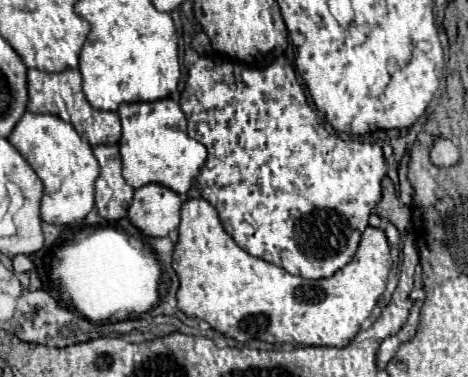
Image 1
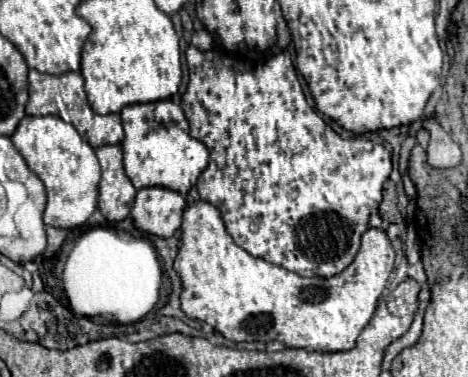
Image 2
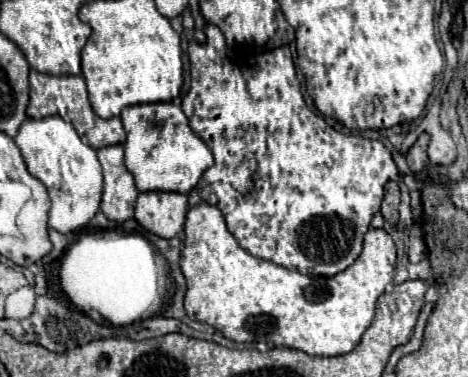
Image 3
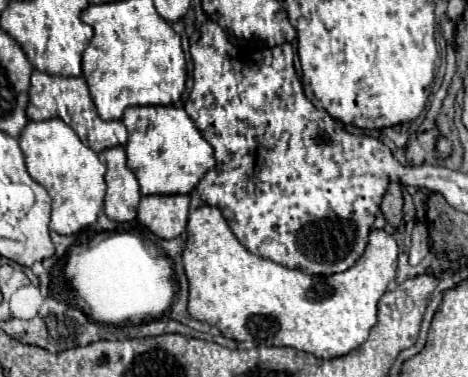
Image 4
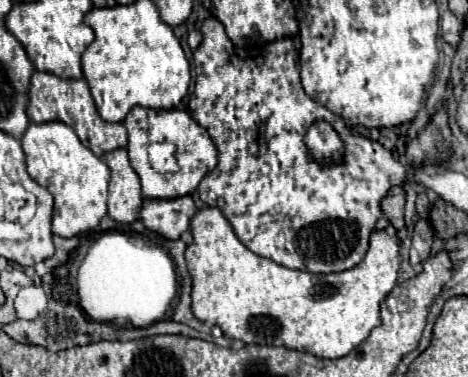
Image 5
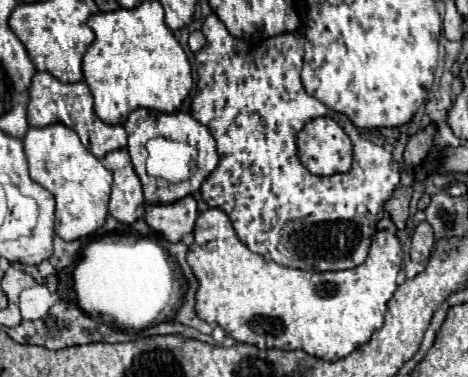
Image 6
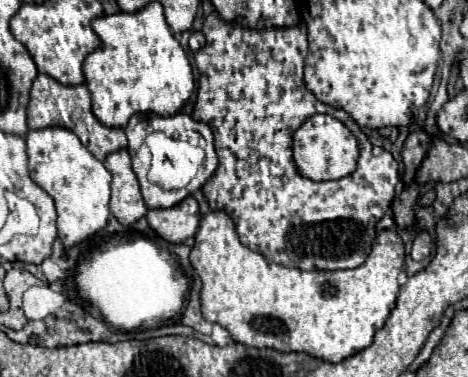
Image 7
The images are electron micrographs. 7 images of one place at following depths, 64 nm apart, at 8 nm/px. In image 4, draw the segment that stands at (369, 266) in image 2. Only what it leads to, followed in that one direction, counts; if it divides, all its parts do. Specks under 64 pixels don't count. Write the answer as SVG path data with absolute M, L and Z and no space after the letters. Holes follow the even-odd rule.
M204 204L188 218L188 240L182 260L190 282L188 312L192 318L208 322L210 326L218 326L226 338L238 342L292 346L296 350L310 352L316 358L338 358L348 354L352 348L358 348L368 338L370 328L376 324L378 300L388 290L388 284L396 280L398 246L396 240L384 230L372 230L364 256L352 268L332 276L310 276L248 252L230 230L222 212Z

